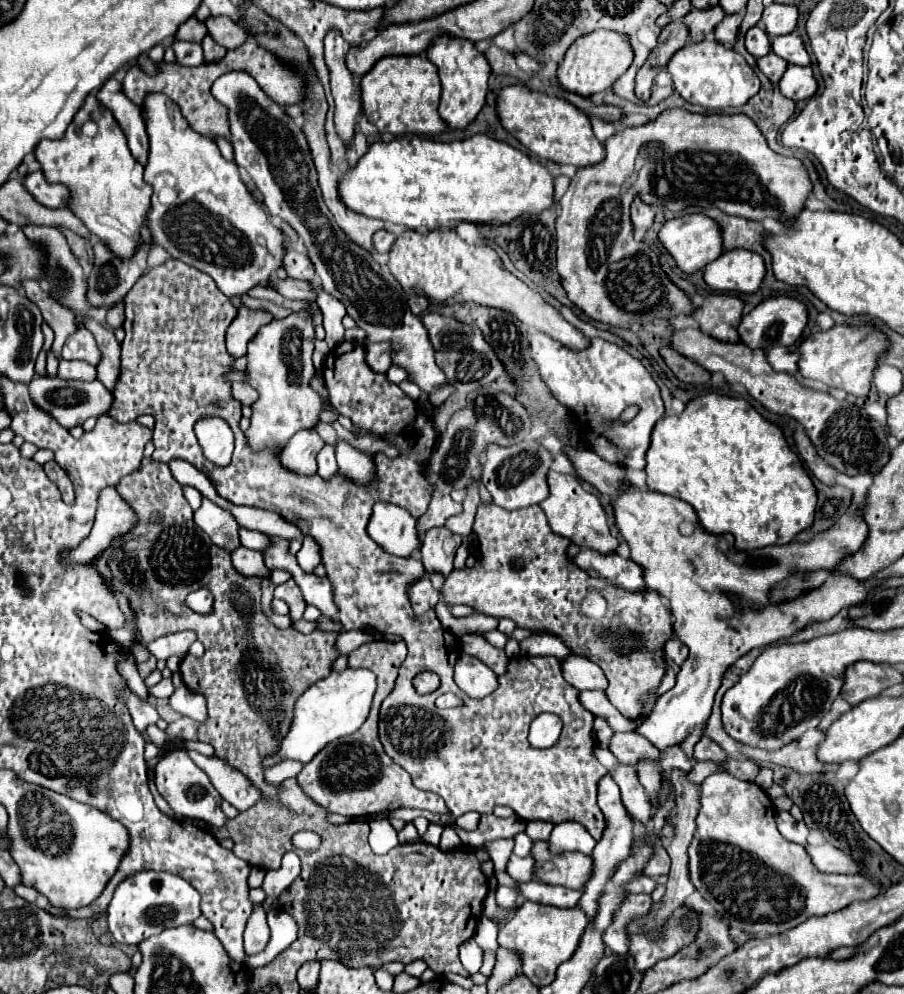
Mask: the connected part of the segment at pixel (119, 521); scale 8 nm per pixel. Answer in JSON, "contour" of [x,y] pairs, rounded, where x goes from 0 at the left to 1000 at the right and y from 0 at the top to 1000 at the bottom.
{"contour":[[[117,490],[108,502],[106,524],[102,536],[93,542],[91,550],[82,552],[82,558],[73,558],[73,562],[86,562],[86,566],[95,566],[100,560],[119,552],[126,542],[137,540],[153,528],[153,518],[139,504],[131,498],[126,490]]]}

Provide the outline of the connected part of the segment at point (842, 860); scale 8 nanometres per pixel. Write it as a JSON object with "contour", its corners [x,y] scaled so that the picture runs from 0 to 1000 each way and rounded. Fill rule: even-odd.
{"contour":[[[912,848],[907,852],[892,850],[892,856],[896,858],[900,872],[909,878],[931,878],[931,880],[951,880],[954,870],[949,870],[940,860],[934,856],[927,856],[923,850]]]}

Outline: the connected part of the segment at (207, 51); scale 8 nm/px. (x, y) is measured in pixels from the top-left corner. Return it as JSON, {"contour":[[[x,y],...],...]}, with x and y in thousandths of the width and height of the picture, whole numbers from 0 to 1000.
{"contour":[[[232,35],[226,37],[223,49],[226,49],[226,59],[228,59],[228,61],[237,61],[237,59],[243,59],[246,55],[250,55],[250,49],[243,47],[241,43],[237,43],[237,41],[232,39]]]}

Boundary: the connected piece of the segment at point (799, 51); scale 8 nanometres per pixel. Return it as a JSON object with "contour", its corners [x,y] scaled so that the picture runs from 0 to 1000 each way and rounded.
{"contour":[[[876,31],[865,37],[854,39],[854,51],[878,65],[896,65],[896,55],[883,35],[883,31]]]}

